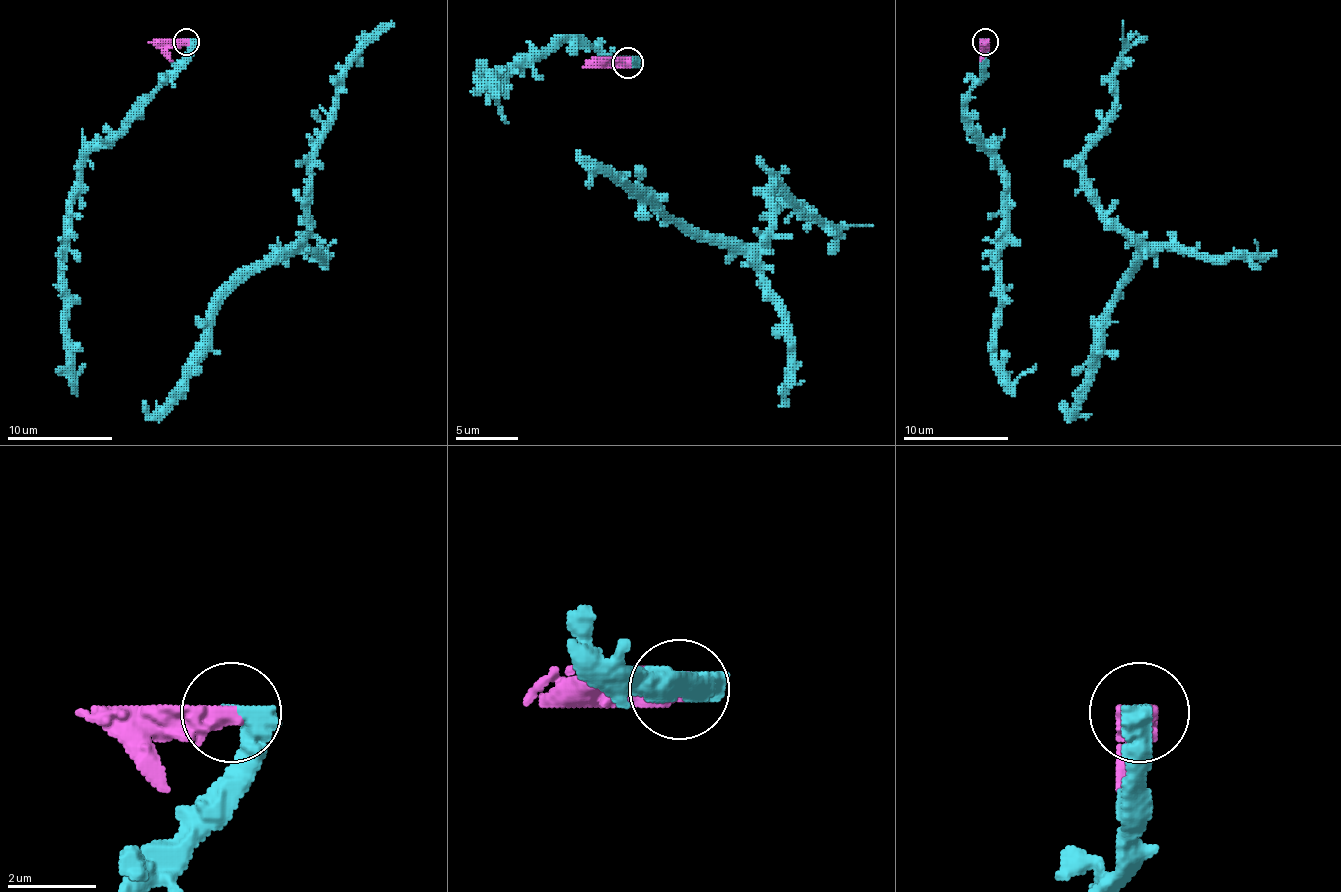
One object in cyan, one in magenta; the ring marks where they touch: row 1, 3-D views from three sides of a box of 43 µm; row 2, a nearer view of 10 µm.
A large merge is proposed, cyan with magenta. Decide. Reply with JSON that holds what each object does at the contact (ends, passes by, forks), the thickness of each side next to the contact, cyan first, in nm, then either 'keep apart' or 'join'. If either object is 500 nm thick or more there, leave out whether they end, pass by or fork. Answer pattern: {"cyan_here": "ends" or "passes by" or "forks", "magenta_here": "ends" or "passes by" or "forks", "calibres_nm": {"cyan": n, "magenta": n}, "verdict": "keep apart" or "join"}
{"calibres_nm": {"cyan": 550, "magenta": 550}, "verdict": "keep apart"}

